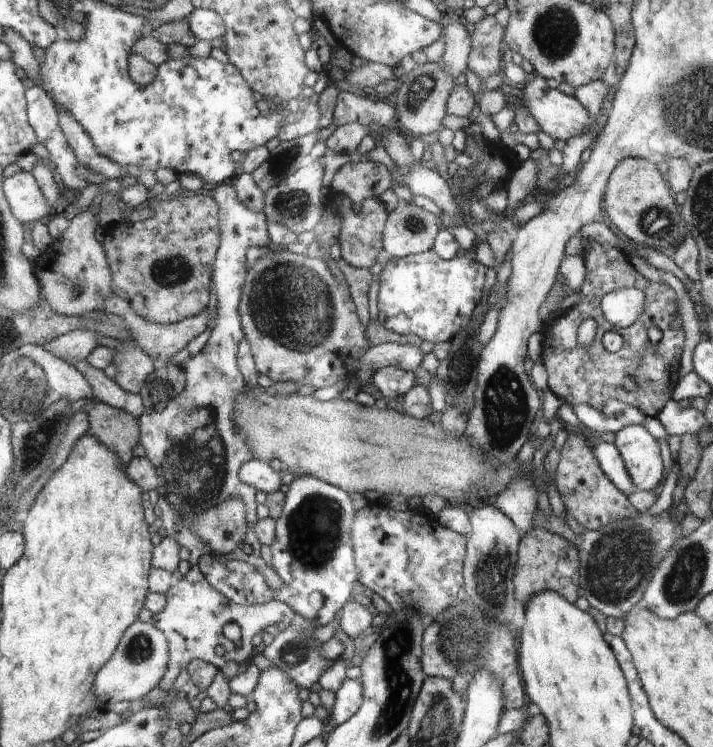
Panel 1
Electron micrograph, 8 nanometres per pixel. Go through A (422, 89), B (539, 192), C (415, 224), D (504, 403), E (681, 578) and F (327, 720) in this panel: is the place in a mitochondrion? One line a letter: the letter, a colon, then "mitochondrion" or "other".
A: mitochondrion
B: other
C: mitochondrion
D: mitochondrion
E: mitochondrion
F: other

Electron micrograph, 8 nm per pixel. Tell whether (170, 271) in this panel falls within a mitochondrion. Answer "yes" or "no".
yes

